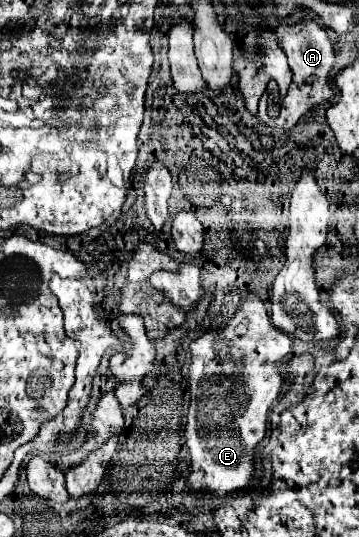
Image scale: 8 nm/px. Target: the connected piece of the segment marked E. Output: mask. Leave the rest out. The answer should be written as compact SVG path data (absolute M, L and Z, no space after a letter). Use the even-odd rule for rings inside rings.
M247 293L241 307L229 317L227 325L219 331L205 331L191 341L191 367L189 367L189 391L191 405L187 415L185 439L191 451L189 485L197 489L209 489L213 495L227 495L243 489L253 479L253 449L265 437L267 411L277 401L283 383L283 369L277 365L291 353L291 339L281 333L267 315L265 303L253 293Z

